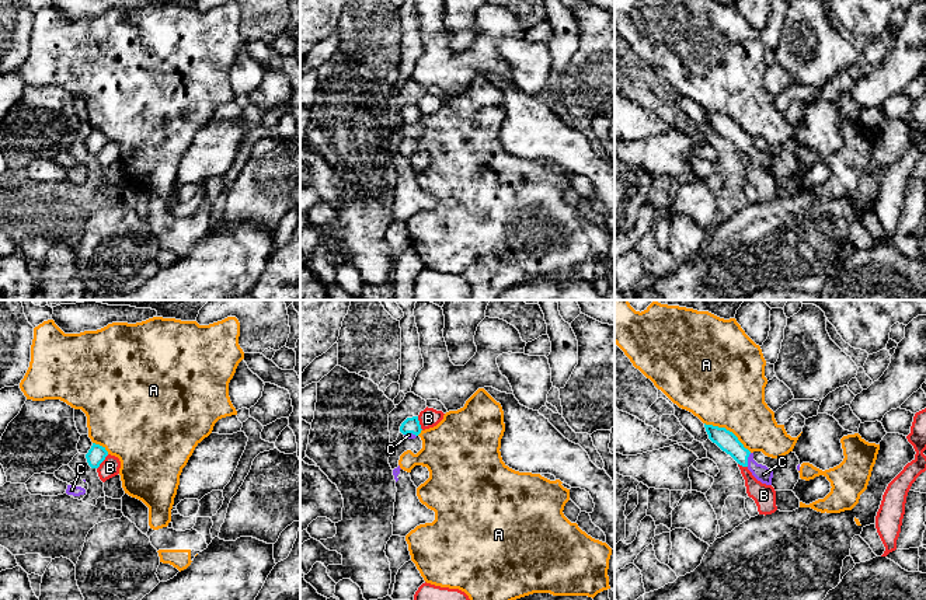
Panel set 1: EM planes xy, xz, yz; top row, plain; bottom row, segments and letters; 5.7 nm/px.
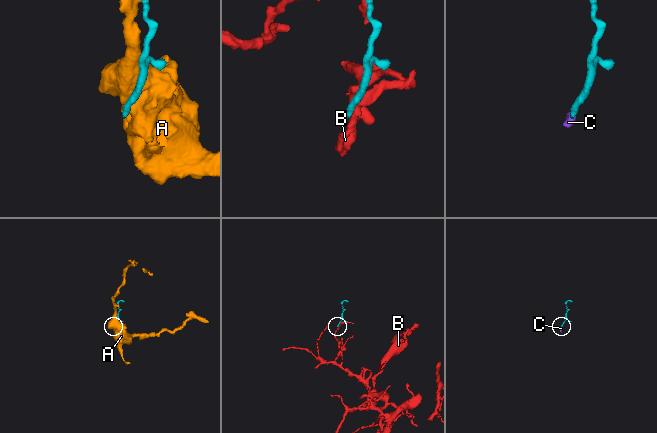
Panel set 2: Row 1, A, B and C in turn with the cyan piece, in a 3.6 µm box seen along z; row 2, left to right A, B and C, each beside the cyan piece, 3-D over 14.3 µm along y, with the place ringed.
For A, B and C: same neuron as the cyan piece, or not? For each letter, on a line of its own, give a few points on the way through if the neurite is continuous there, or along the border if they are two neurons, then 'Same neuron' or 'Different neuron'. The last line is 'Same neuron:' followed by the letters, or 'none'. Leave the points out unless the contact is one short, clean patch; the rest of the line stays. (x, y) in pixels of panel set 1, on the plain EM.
A: Different neuron
B: Different neuron
C: Same neuron
Same neuron: C

